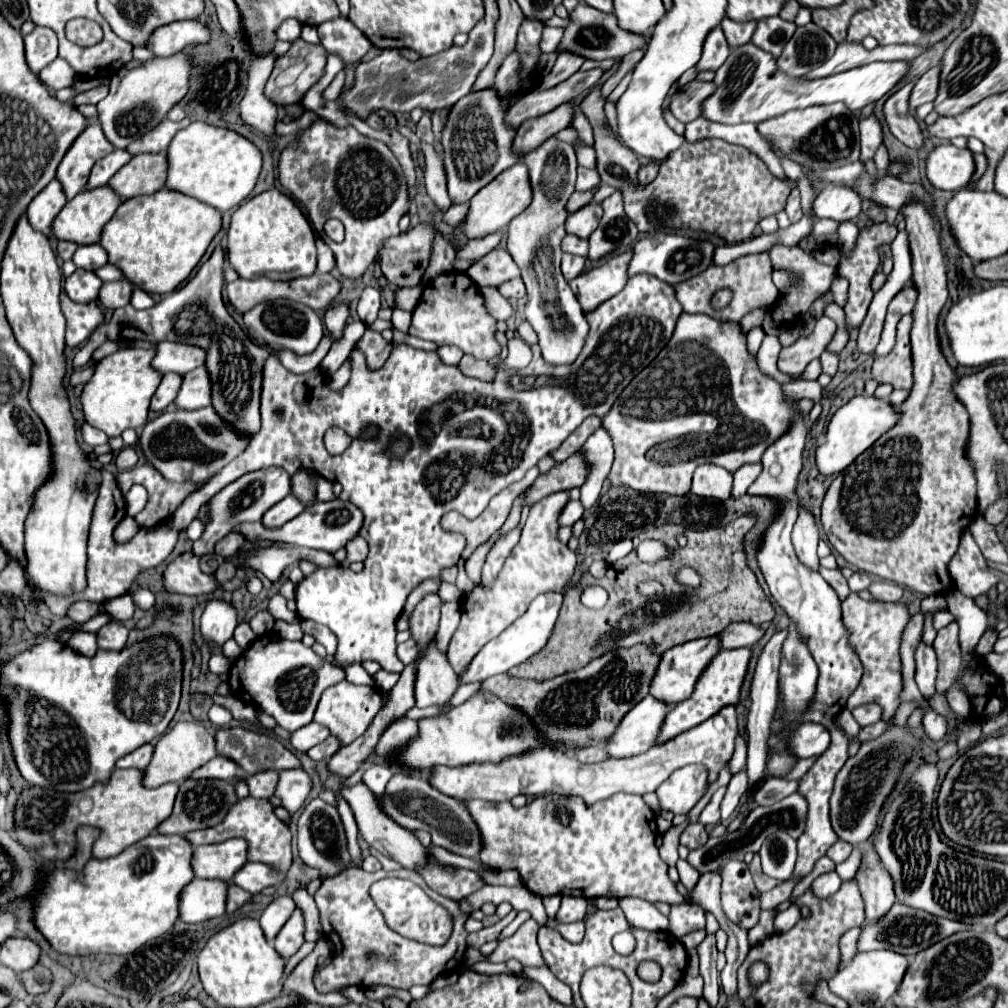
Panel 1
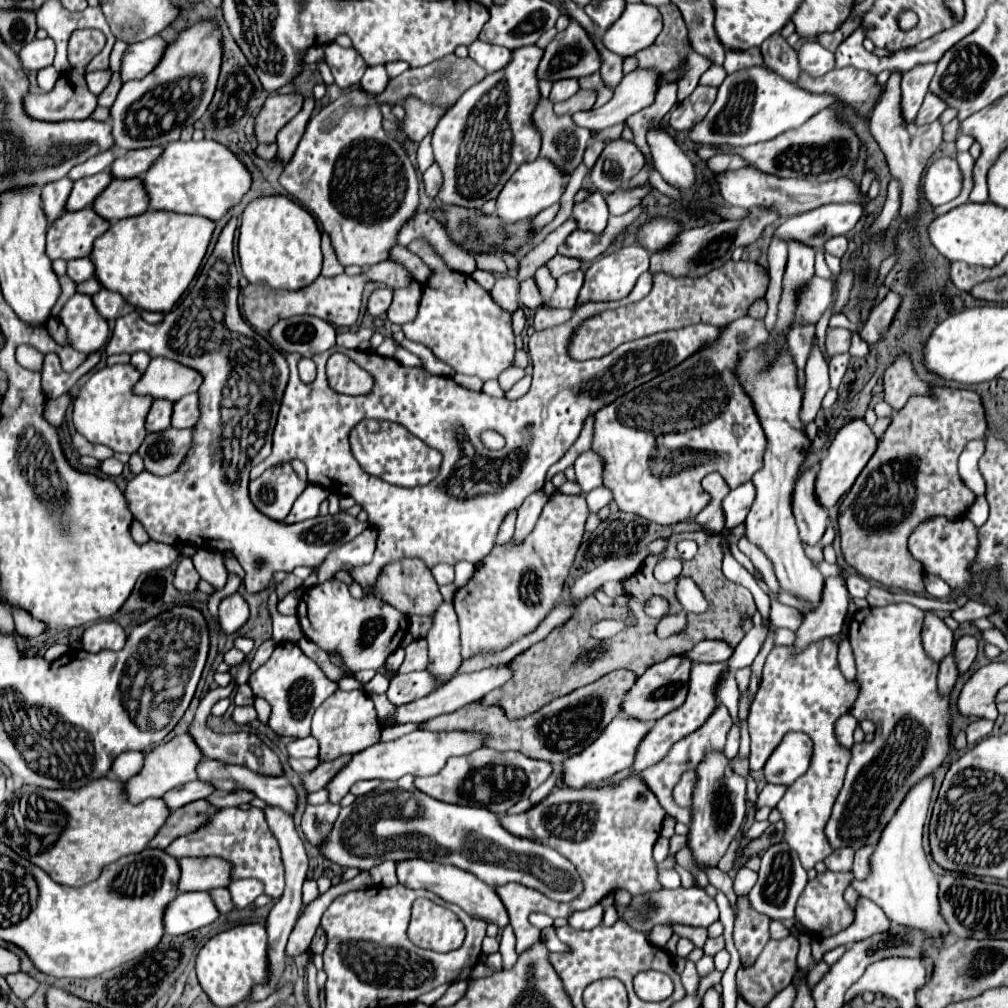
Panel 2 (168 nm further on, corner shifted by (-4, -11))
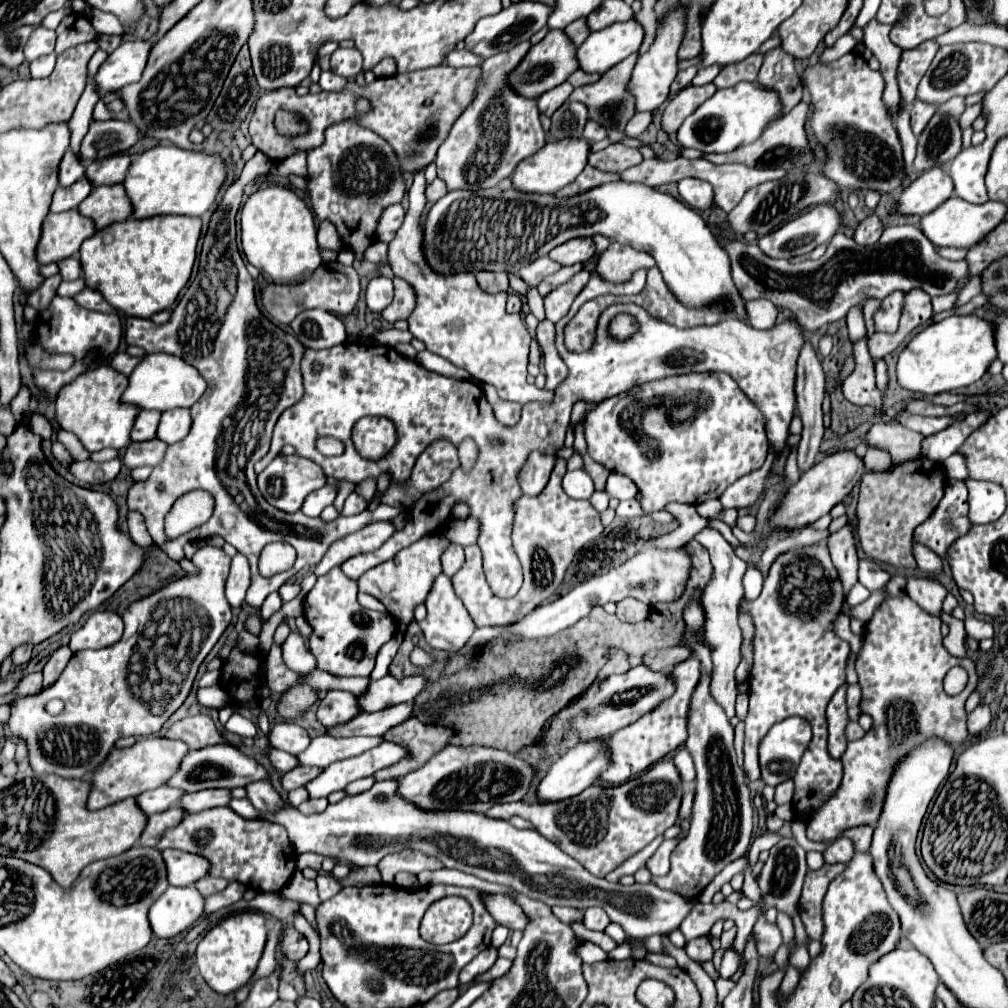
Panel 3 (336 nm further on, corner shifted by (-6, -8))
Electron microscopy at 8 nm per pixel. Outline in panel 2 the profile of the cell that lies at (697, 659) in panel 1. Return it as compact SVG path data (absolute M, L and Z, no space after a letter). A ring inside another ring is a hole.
M682 655L670 657L662 663L648 667L648 671L644 671L644 675L640 675L636 679L636 683L628 689L628 695L624 695L622 715L630 717L630 719L640 719L640 721L656 721L656 719L664 717L666 713L670 713L672 709L680 707L680 703L688 695L690 667L692 667L692 661Z

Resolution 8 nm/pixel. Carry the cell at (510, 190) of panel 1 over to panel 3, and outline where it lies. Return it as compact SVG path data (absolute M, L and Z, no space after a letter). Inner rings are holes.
M562 140L562 142L546 142L546 146L522 160L512 172L512 188L518 192L532 192L532 194L556 194L564 186L576 180L576 176L582 172L582 168L588 164L588 142L586 140Z

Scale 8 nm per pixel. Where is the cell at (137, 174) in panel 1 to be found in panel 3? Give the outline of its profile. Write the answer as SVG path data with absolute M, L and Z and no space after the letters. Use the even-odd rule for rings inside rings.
M122 184L114 186L98 186L90 192L90 196L78 206L82 216L94 220L96 228L106 228L112 222L122 222L132 216L130 198L124 192Z

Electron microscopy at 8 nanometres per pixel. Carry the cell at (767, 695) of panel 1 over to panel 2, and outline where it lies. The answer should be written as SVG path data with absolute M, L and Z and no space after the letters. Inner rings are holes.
M840 567L840 575L824 579L824 595L820 607L814 613L808 613L802 627L796 631L798 639L794 643L796 651L804 649L812 641L820 641L822 637L830 637L842 631L844 617L848 613L850 595L846 589L846 575Z

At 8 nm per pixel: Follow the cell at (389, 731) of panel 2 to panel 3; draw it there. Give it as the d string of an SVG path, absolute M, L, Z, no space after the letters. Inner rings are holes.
M328 734L316 736L306 752L298 754L300 764L326 768L332 762L358 756L384 742L384 736L360 736L360 738L334 738Z

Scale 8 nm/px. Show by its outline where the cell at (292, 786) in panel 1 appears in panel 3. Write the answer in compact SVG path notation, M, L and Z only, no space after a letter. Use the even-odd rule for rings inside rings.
M216 744L206 746L202 750L190 750L186 754L186 760L182 760L182 768L174 774L174 780L170 780L168 786L182 788L184 792L200 792L208 788L246 788L252 782L270 780L270 774L262 764L258 764L254 758L242 754L238 748L230 744Z

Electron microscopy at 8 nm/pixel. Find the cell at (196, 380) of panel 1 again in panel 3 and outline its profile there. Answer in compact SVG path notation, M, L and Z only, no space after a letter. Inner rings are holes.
M190 408L166 410L166 412L162 412L156 436L160 440L164 440L166 444L174 444L174 442L182 440L190 432L190 424L192 424Z

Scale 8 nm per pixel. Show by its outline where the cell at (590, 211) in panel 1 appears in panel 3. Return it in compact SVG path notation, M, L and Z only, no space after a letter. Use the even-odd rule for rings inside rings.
M572 238L556 246L548 256L564 266L570 266L576 262L588 262L594 254L596 254L596 244L592 238Z

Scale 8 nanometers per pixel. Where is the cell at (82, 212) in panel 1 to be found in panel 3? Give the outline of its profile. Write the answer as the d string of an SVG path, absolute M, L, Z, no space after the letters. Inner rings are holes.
M78 210L46 216L42 240L36 252L38 264L60 262L68 256L76 256L80 244L94 234L96 234L94 220L82 216Z

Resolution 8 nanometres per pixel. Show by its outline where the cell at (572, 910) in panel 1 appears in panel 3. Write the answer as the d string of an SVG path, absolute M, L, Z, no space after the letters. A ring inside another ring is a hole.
M586 908L584 910L584 926L588 930L604 930L608 926L610 918L602 908Z

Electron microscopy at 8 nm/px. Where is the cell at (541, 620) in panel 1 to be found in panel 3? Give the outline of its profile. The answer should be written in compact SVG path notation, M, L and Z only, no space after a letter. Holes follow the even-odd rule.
M402 702L392 708L384 708L378 712L364 712L350 720L350 724L342 724L332 728L328 734L332 736L380 736L386 734L390 728L406 722L414 716L414 704Z

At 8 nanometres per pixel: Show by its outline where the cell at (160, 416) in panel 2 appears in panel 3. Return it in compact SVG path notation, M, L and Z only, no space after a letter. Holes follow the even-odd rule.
M142 410L136 418L136 424L132 428L132 440L134 442L144 442L156 438L156 428L158 428L160 412L154 410Z

